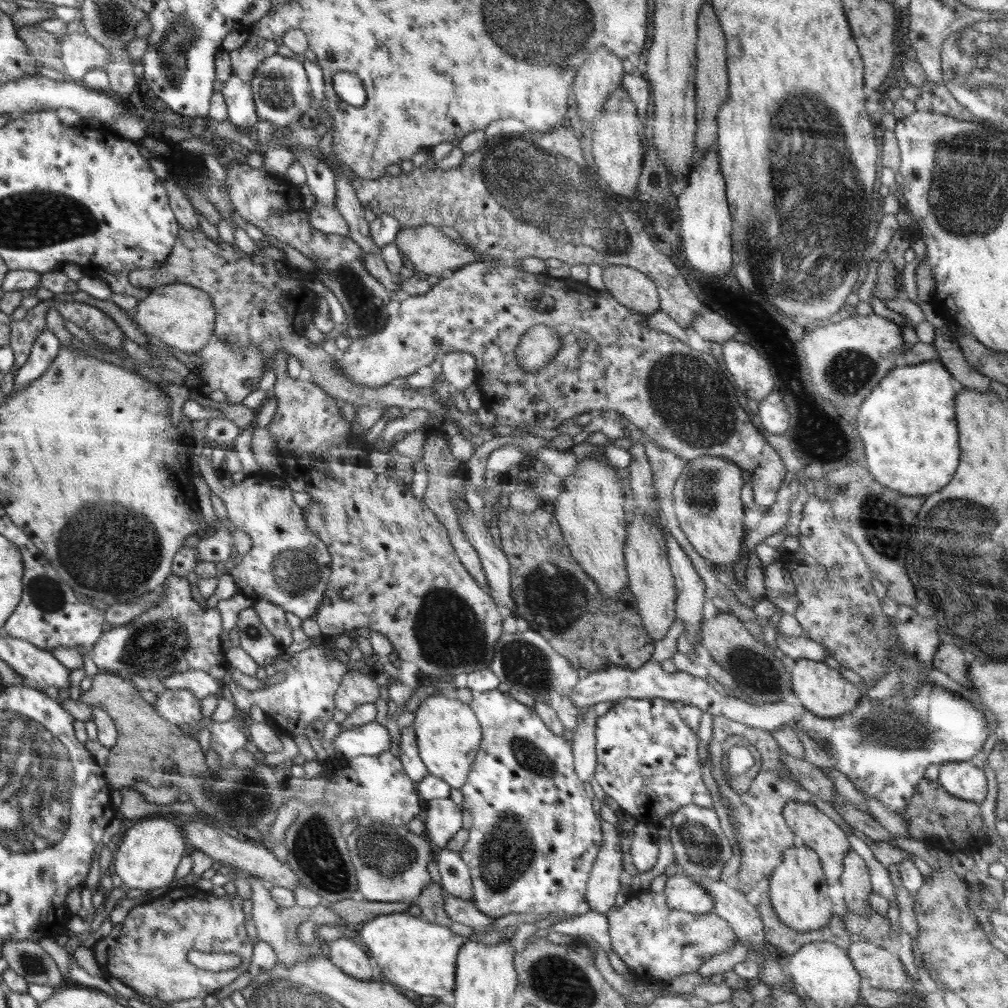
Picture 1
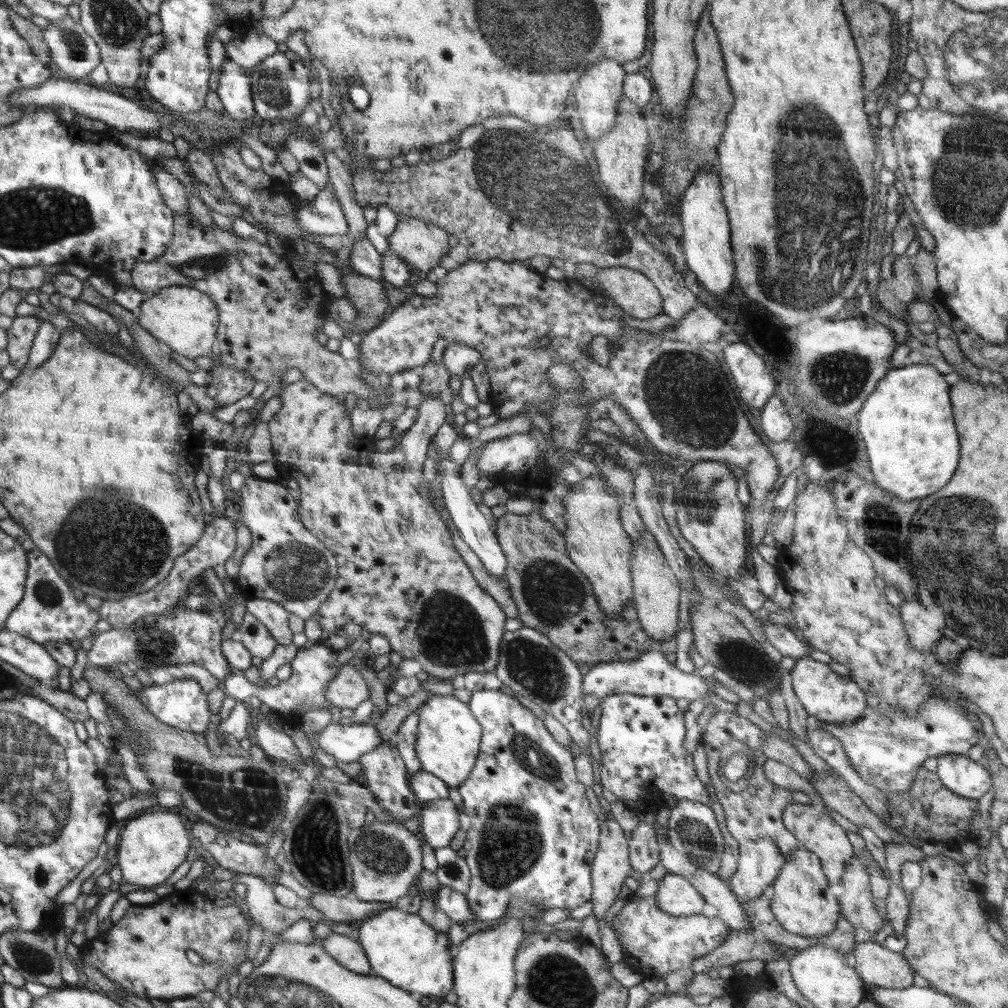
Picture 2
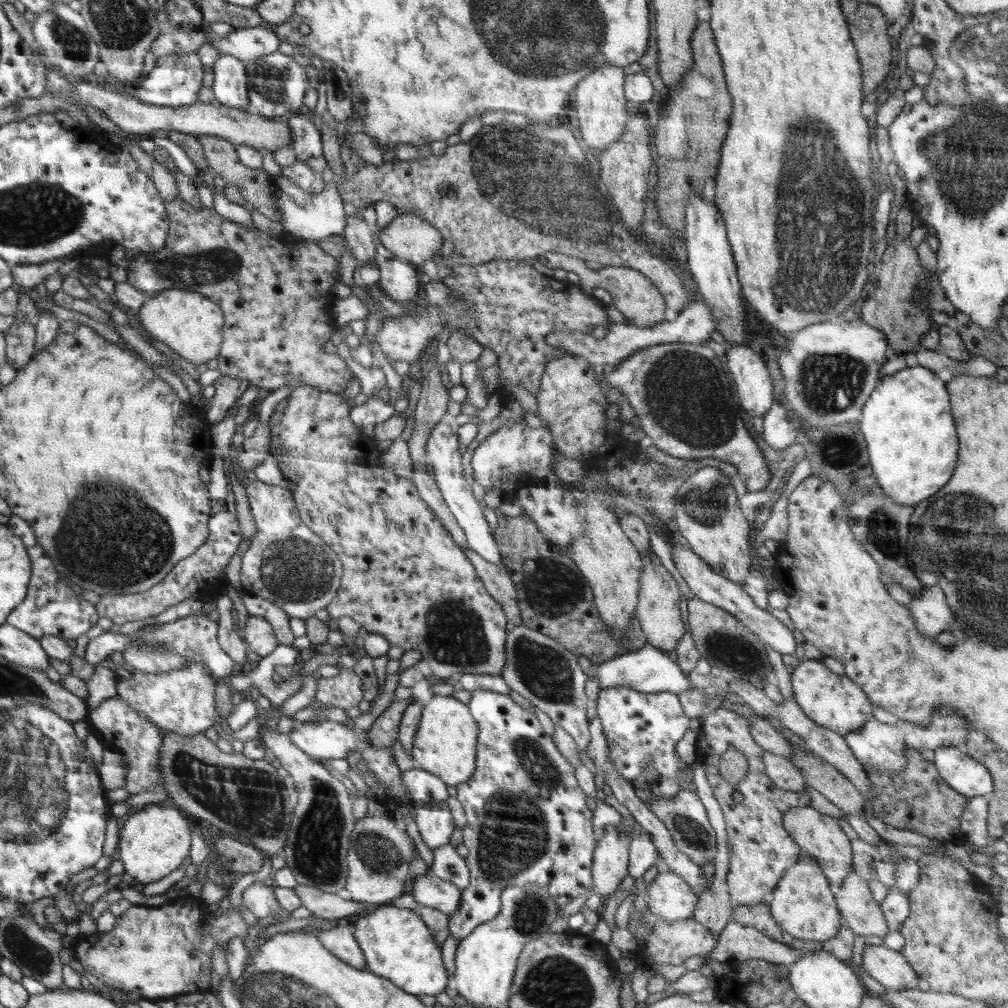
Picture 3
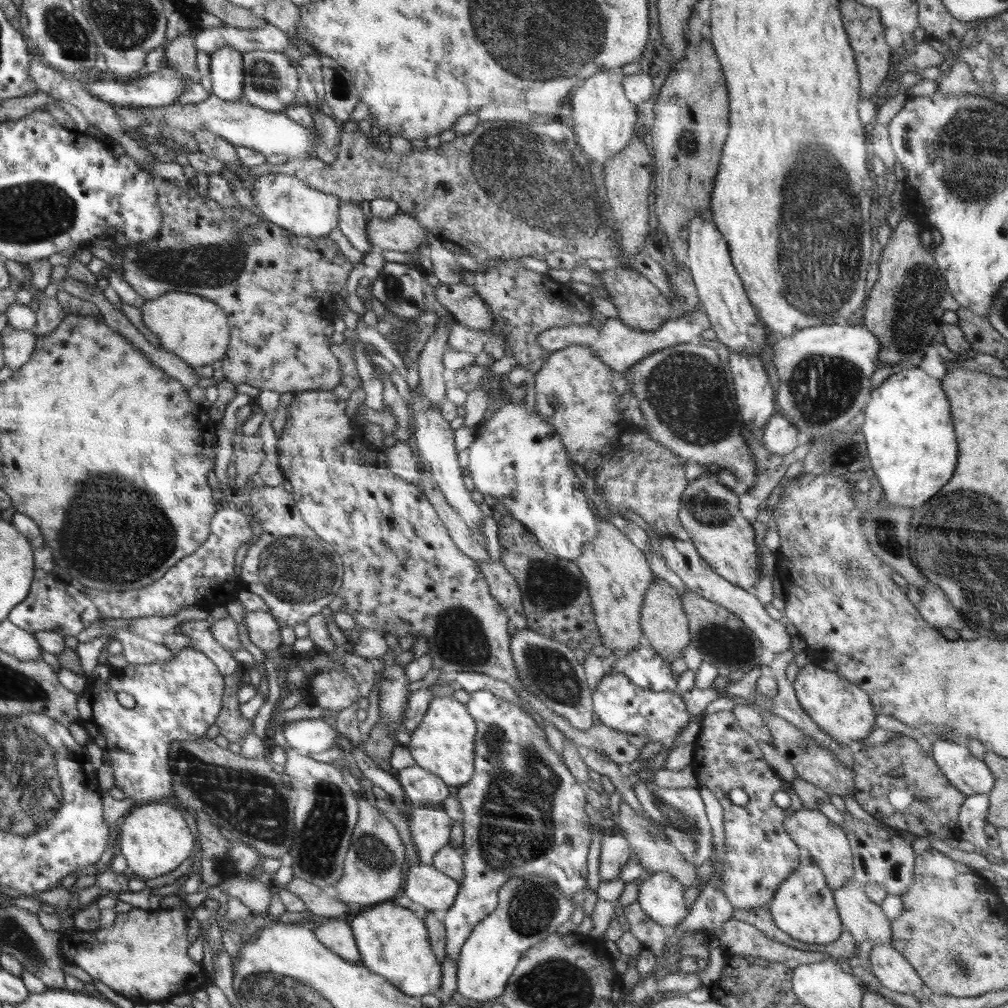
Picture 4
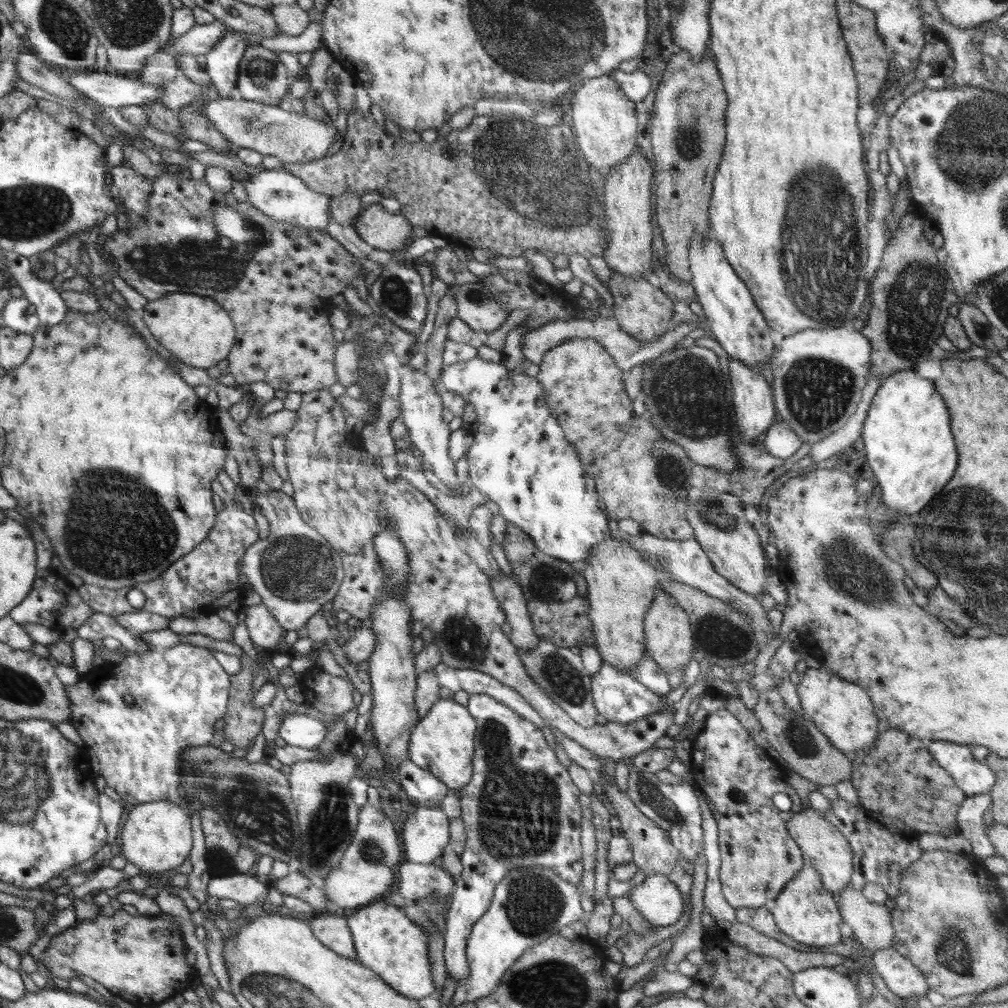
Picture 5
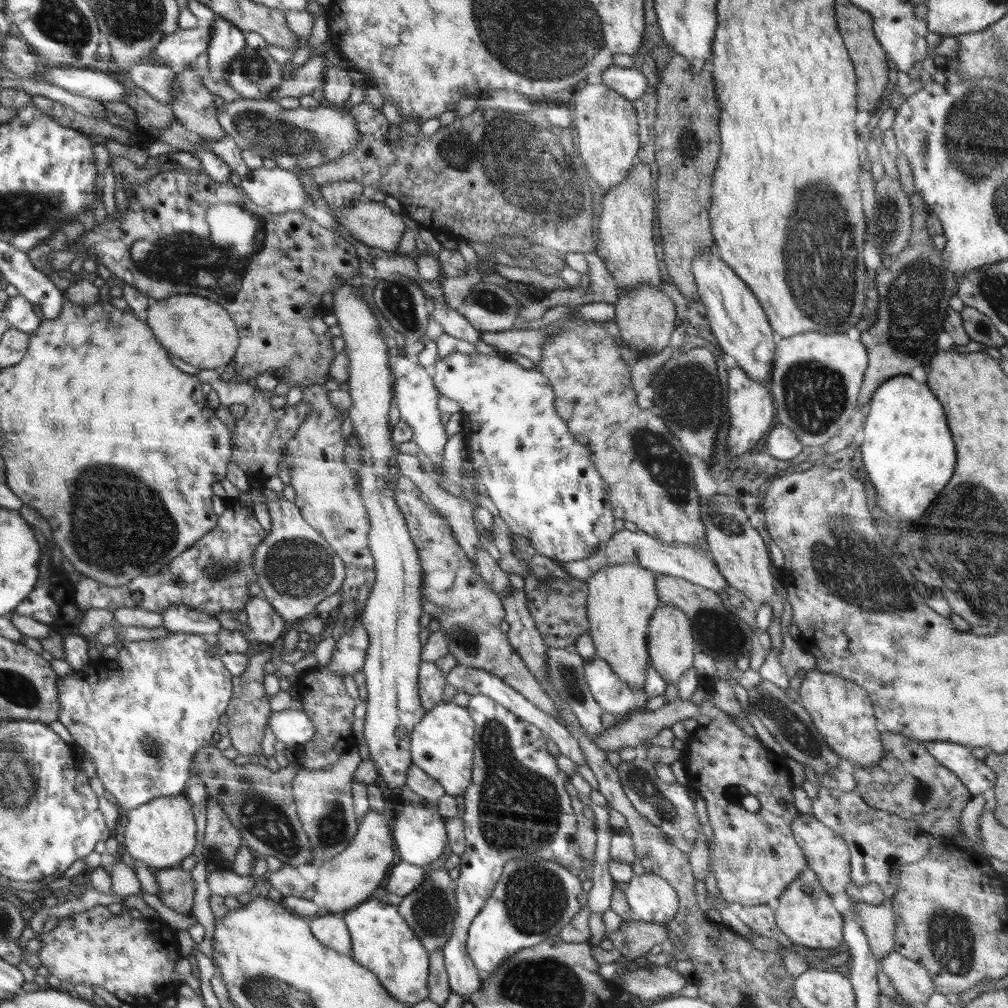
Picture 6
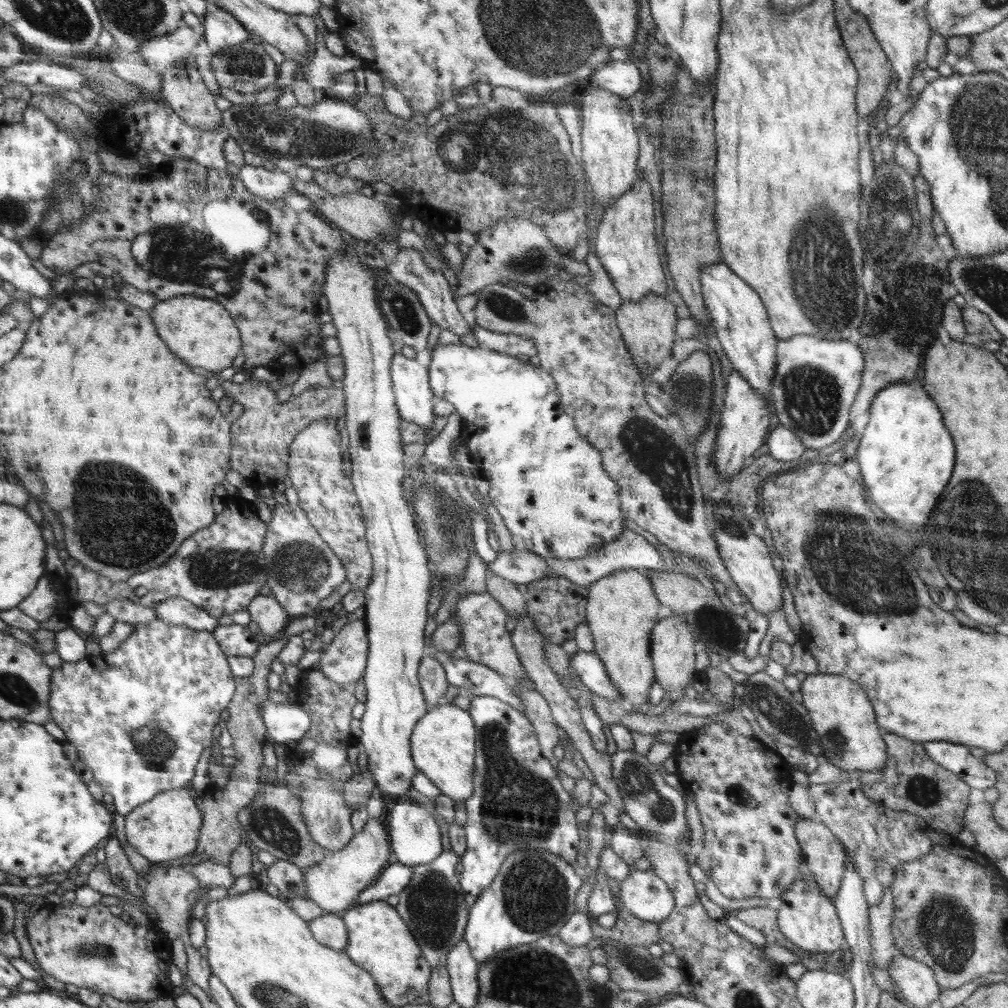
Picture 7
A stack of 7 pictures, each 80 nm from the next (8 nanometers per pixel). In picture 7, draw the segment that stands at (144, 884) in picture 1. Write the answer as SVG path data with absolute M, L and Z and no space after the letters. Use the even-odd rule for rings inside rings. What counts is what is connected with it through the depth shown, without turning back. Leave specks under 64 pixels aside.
M188 788L170 790L125 816L126 840L148 862L160 864L194 852L196 844L199 844L198 836L202 836L200 824L202 816L194 804L194 798L188 794Z

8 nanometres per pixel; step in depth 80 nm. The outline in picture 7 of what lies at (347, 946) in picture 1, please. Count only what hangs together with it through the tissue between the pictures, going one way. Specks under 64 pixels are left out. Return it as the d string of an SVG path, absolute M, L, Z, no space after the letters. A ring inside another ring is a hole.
M328 913L320 915L310 922L311 933L324 943L324 946L344 951L348 942L347 928L340 914Z

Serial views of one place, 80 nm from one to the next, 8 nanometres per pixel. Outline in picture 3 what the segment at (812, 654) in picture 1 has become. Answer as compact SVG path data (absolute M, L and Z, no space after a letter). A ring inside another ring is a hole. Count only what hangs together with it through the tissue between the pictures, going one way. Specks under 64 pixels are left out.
M673 545L672 560L680 576L690 588L690 592L696 598L709 602L710 604L723 608L726 612L733 614L746 628L749 628L764 644L780 652L780 654L792 654L796 650L796 640L792 632L786 627L781 620L776 619L768 611L760 609L752 597L746 593L741 585L732 582L714 572L706 562L688 546Z

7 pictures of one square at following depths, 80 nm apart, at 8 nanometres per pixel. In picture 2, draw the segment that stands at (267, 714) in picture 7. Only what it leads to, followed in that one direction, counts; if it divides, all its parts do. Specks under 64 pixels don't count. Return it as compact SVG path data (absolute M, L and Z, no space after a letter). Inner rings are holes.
M332 721L315 740L322 751L345 763L358 761L384 744L375 724L347 726Z

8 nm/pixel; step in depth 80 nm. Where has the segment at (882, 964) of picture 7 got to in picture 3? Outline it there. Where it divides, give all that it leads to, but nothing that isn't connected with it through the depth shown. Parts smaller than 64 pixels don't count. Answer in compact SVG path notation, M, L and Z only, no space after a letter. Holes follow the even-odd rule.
M854 872L848 873L835 895L843 922L857 936L884 938L889 928L881 906L872 898L869 881Z

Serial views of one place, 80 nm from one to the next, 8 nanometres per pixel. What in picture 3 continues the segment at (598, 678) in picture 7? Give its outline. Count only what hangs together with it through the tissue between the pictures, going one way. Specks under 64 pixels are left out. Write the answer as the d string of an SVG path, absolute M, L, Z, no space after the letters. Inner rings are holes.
M608 687L599 689L596 710L608 746L608 762L612 762L624 782L632 785L646 765L654 768L662 780L683 776L682 770L688 768L688 763L678 759L676 747L684 744L690 718L684 714L677 694L646 694L628 687Z

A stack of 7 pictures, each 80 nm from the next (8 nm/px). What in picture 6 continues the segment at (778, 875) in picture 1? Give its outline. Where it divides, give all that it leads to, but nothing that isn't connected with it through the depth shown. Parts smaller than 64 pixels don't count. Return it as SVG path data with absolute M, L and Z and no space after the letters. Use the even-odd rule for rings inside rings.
M806 868L800 873L796 880L793 880L779 896L778 902L778 909L775 910L777 927L788 938L791 938L792 942L808 948L836 948L843 943L843 916L836 911L834 905L832 905L832 897L827 892L824 892L824 889L818 882L816 873L811 869Z

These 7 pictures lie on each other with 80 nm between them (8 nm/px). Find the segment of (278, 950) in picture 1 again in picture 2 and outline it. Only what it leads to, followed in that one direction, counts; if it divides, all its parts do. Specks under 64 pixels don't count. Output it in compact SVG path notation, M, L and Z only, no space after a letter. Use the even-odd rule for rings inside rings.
M245 875L241 881L246 884L245 903L249 906L251 920L261 924L264 931L277 936L296 920L323 921L323 912L313 906L301 904L301 906L288 908L282 906L275 897L272 883L262 877Z

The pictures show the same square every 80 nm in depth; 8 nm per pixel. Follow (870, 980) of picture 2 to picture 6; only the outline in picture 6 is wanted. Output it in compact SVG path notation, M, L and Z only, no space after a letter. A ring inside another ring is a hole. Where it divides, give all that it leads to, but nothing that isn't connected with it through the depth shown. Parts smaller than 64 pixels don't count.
M892 951L879 961L880 970L890 978L890 982L901 998L908 1003L927 1004L935 992L931 976L919 962L914 962L899 952Z

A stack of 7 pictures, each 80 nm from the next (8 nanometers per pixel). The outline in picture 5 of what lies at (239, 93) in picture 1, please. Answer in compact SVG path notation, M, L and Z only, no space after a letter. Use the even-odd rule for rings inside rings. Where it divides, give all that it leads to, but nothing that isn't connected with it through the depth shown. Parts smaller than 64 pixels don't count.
M226 34L216 46L205 54L204 72L211 78L211 84L222 98L228 98L236 87L239 75L239 62L247 49L240 36Z

